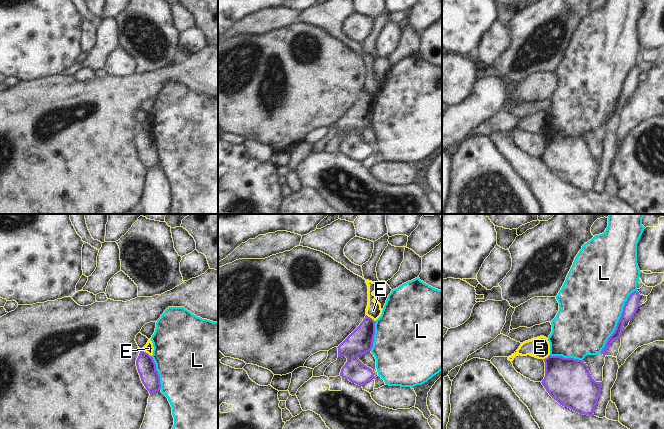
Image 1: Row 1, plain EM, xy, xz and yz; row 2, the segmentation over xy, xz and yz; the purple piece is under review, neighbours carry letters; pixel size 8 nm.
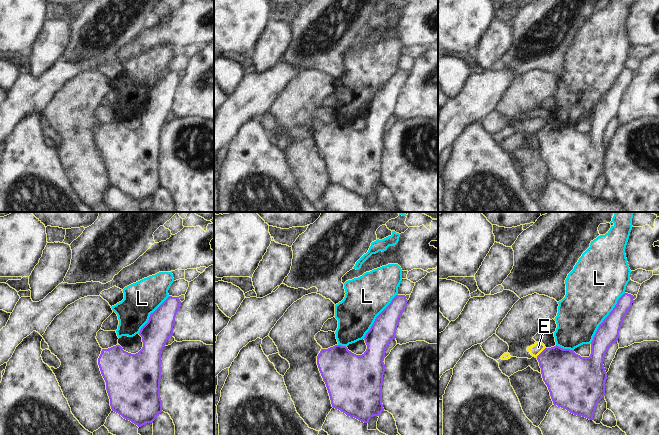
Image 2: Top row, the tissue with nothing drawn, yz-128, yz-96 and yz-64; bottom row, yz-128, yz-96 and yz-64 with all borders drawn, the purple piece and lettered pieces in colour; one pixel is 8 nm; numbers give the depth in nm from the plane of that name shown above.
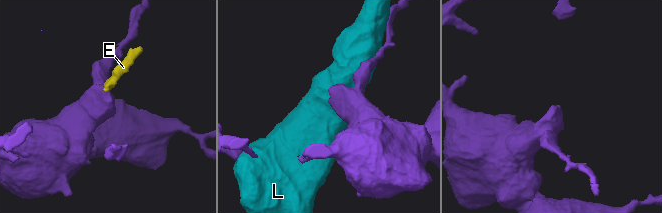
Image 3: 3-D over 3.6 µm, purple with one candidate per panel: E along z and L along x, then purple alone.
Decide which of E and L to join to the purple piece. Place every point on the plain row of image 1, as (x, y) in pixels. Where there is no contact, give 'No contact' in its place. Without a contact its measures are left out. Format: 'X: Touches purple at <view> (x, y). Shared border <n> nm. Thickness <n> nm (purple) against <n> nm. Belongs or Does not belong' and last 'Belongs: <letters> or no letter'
E: Touches purple at xy (147, 129). Shared border 100 nm. Thickness 150 nm (purple) against 80 nm. Does not belong
L: Touches purple at yz (619, 96). Shared border 600 nm. Thickness 110 nm (purple) against 480 nm. Does not belong
Belongs: no letter

